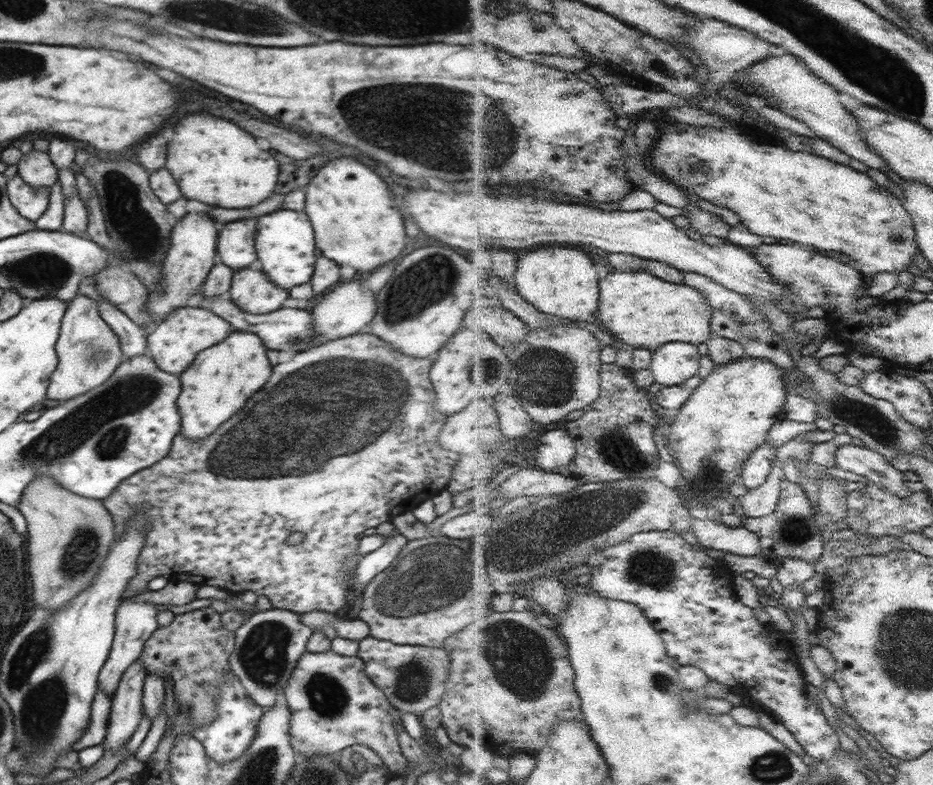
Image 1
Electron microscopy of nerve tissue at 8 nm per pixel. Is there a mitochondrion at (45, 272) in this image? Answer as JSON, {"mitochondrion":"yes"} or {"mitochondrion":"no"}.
{"mitochondrion":"yes"}

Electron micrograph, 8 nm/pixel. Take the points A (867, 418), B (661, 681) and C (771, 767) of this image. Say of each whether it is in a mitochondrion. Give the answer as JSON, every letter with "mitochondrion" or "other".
{"A":"mitochondrion","B":"mitochondrion","C":"mitochondrion"}

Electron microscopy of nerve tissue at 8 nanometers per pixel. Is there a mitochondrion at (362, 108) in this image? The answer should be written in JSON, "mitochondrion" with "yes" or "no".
{"mitochondrion":"yes"}

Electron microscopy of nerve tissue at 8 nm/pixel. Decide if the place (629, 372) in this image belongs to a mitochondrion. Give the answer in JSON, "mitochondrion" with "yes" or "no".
{"mitochondrion":"no"}

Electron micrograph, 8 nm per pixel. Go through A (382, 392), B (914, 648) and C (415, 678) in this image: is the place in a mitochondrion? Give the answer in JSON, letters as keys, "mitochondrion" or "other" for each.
{"A":"mitochondrion","B":"mitochondrion","C":"mitochondrion"}

